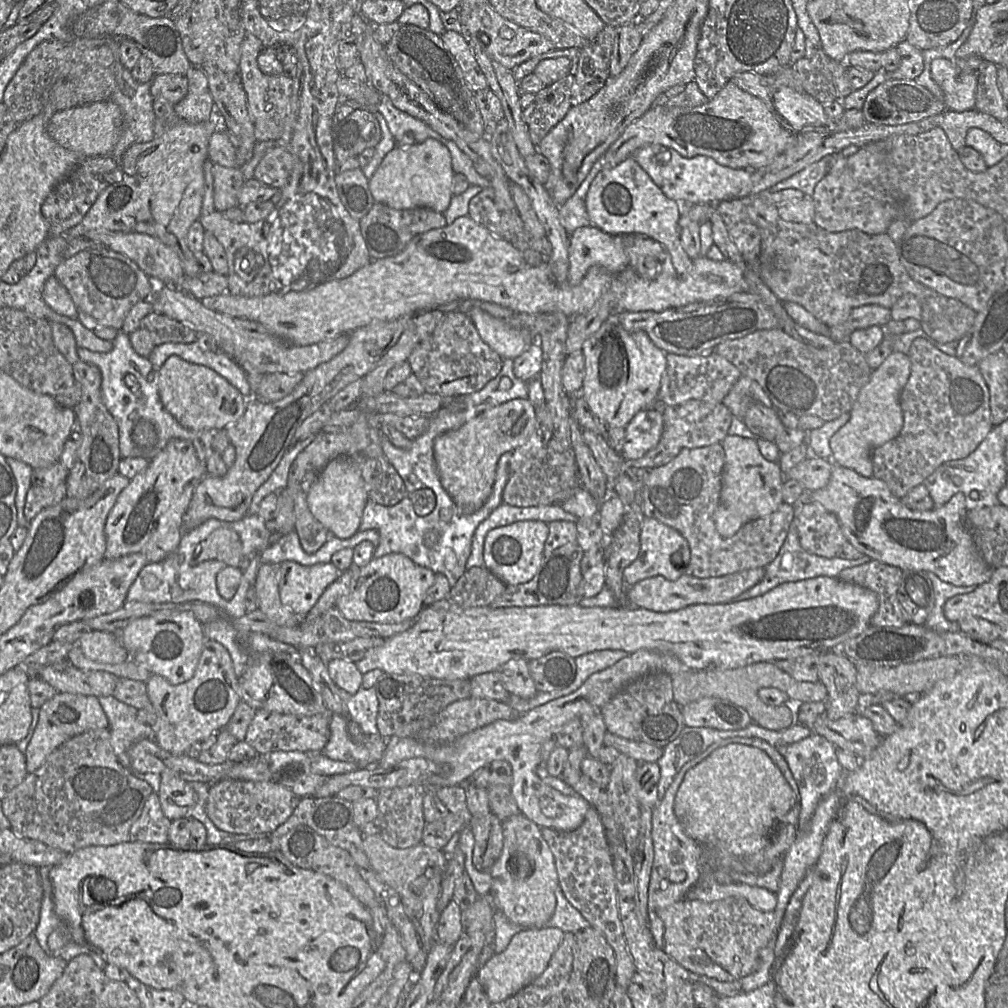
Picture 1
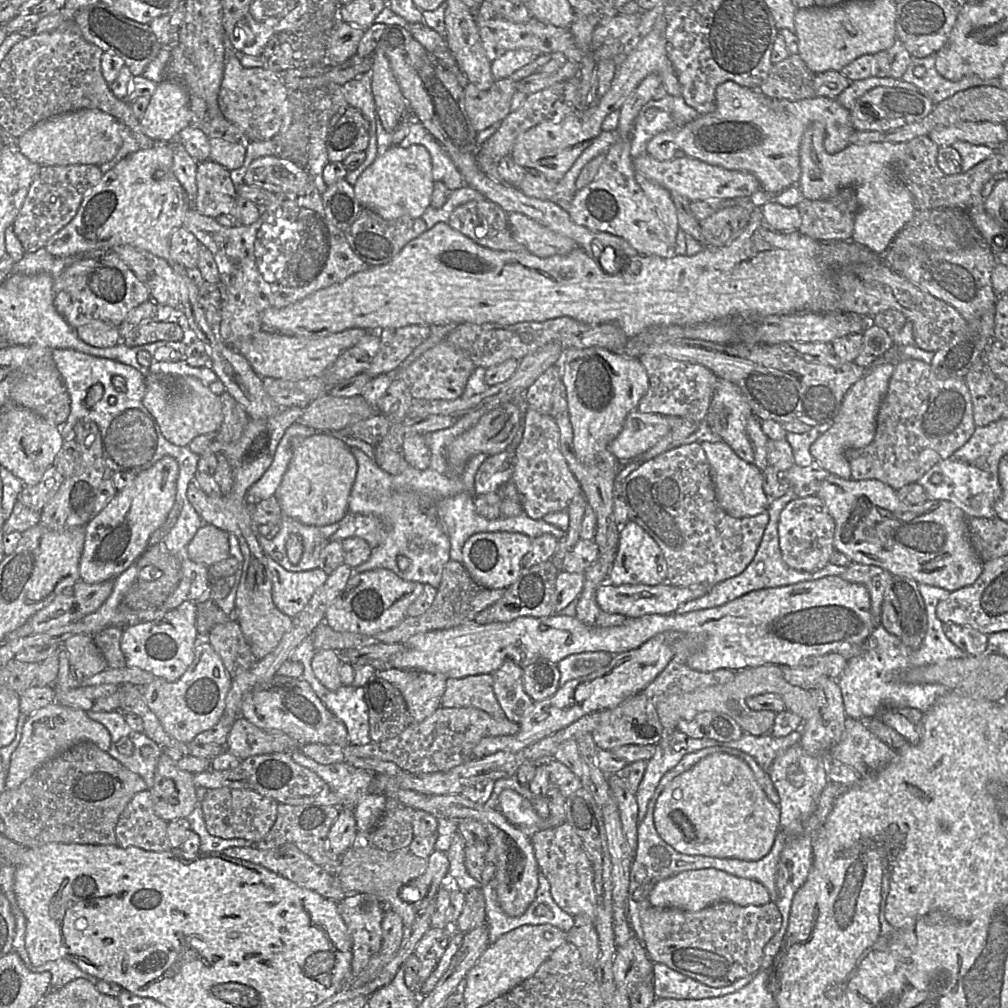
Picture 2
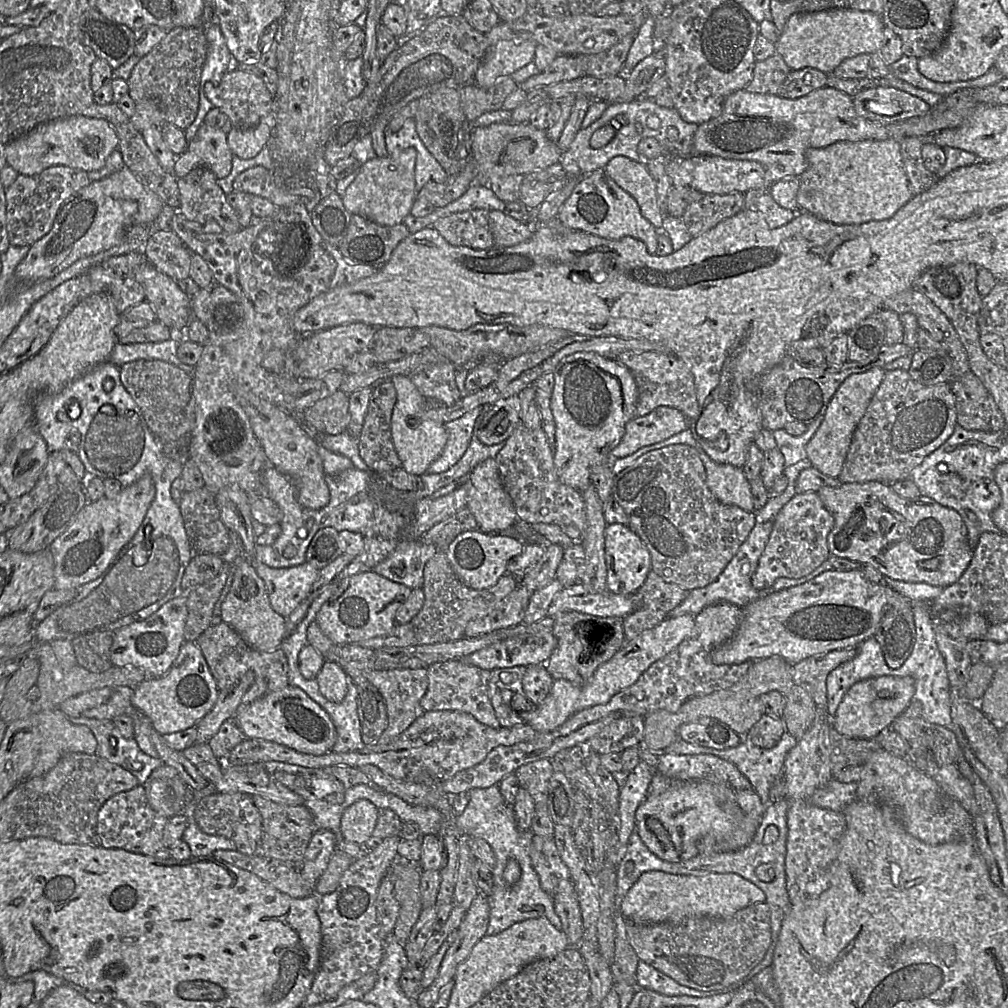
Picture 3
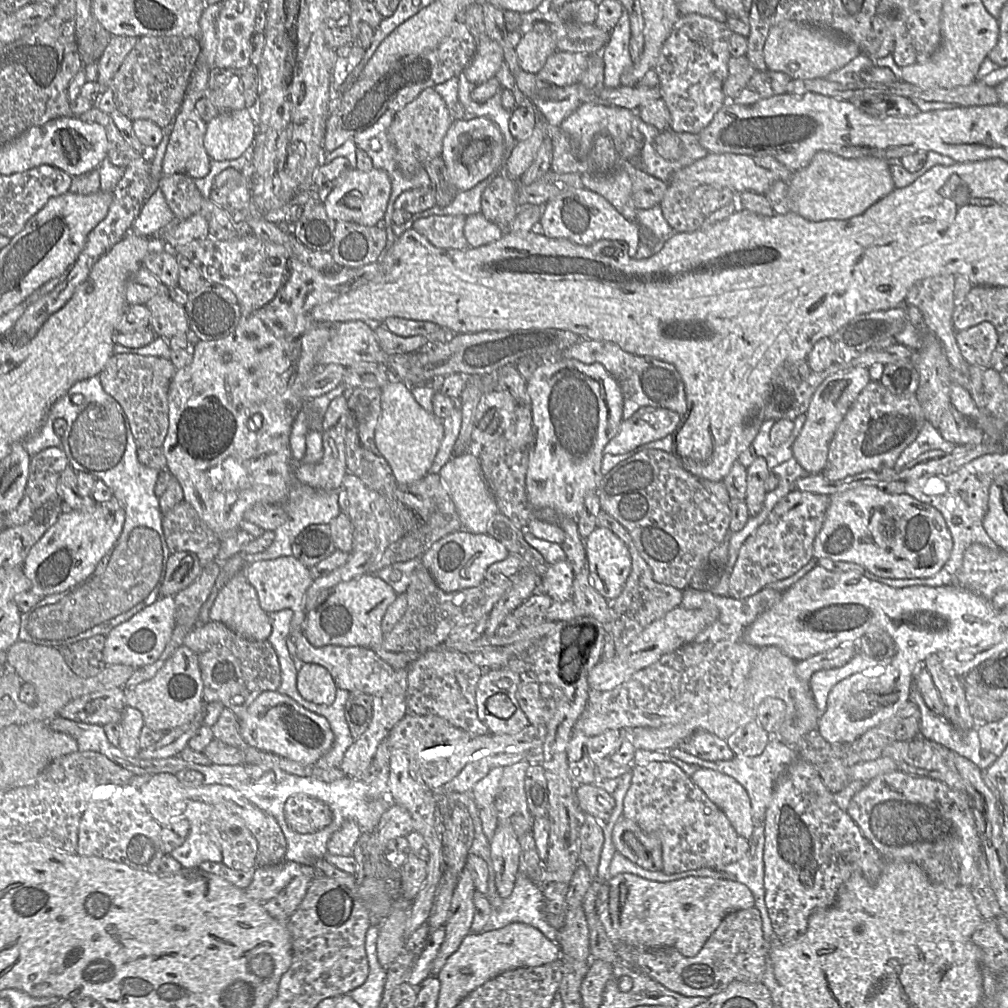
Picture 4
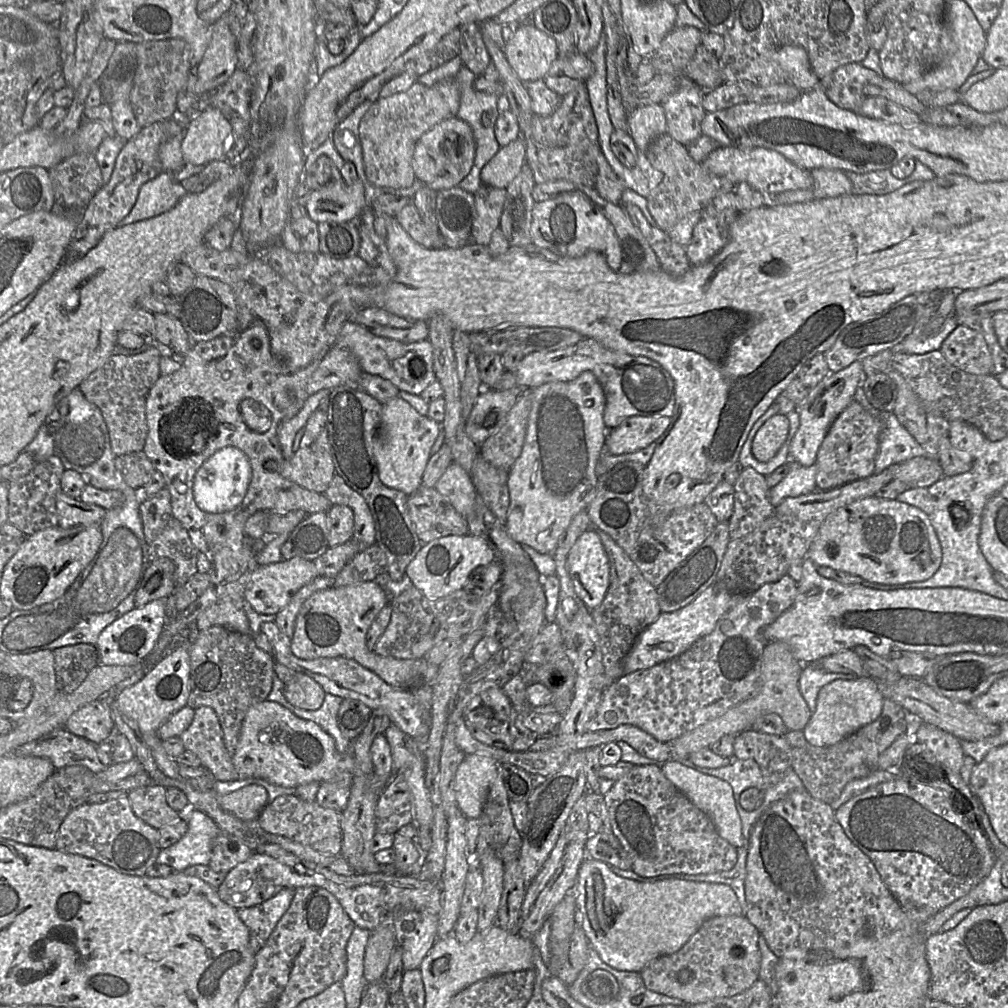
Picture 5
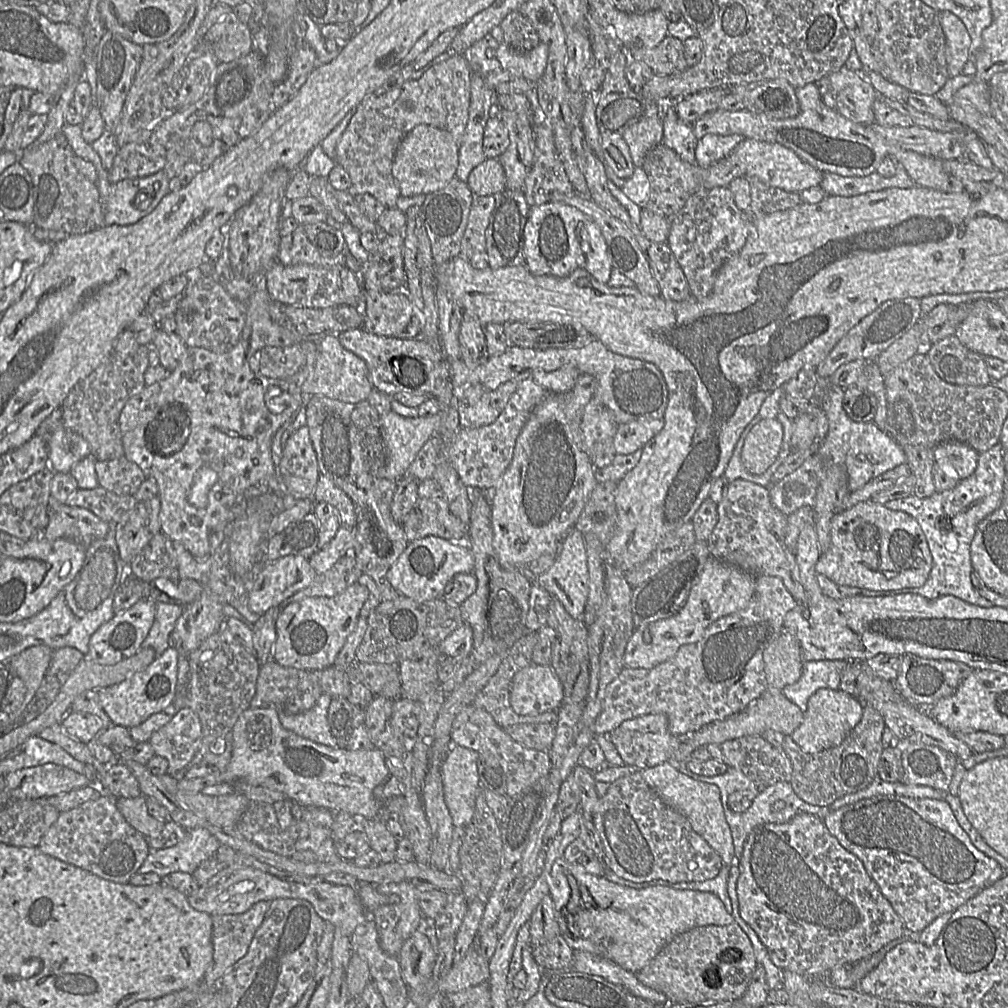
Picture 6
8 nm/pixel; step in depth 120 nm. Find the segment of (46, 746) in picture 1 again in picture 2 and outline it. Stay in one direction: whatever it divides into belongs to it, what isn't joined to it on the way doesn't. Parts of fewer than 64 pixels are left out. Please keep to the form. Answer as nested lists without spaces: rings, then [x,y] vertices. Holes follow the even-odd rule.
[[[55,701],[28,715],[21,731],[19,744],[10,758],[5,782],[6,790],[18,787],[42,765],[81,741],[90,741],[101,750],[107,751],[111,737],[107,728],[89,718],[84,710],[63,706]]]

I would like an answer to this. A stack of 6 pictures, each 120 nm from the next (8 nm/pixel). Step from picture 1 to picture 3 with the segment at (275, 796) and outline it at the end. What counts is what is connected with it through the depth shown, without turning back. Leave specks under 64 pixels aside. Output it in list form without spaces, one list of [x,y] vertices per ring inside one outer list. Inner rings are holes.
[[[239,792],[208,795],[198,802],[194,817],[203,832],[230,839],[235,844],[235,850],[243,854],[255,854],[262,834],[262,818],[251,795]]]

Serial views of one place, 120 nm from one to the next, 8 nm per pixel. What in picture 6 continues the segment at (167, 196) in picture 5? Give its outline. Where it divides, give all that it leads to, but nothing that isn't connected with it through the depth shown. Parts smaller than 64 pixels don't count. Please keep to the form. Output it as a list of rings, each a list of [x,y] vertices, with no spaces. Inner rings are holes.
[[[102,164],[96,167],[97,188],[104,214],[105,225],[130,225],[148,215],[143,199],[153,194],[153,185],[168,182],[164,171],[142,178],[124,179],[117,183],[109,181],[109,171]]]

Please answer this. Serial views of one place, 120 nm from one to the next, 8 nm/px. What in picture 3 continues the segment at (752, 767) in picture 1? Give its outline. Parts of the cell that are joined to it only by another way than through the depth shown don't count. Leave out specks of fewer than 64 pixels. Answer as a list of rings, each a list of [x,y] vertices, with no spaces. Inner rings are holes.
[[[683,780],[683,782],[676,783],[672,788],[663,792],[662,794],[646,799],[643,804],[639,807],[635,815],[636,820],[636,833],[639,835],[645,846],[658,858],[668,862],[687,861],[697,856],[698,850],[696,848],[696,841],[703,836],[713,836],[718,842],[718,850],[722,852],[733,852],[745,848],[752,840],[759,826],[759,818],[749,817],[745,814],[739,805],[737,804],[734,790],[724,783],[710,782],[710,781],[694,781],[694,780]]]

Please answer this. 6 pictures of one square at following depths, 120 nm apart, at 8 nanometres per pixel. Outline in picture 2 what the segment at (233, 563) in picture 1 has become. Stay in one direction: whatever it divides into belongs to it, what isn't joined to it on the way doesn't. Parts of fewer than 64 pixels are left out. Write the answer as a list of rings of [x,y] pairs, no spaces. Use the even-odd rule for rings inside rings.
[[[203,524],[187,547],[189,558],[211,566],[231,557],[229,533],[211,524]]]

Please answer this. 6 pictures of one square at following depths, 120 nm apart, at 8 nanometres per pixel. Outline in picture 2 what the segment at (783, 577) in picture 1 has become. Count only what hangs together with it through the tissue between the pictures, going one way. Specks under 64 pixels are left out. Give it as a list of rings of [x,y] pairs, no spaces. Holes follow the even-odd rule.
[[[790,485],[790,489],[785,495],[770,501],[767,509],[767,513],[769,515],[768,525],[765,529],[755,557],[742,573],[711,587],[711,590],[706,595],[685,603],[679,607],[675,613],[685,614],[692,611],[719,607],[753,591],[783,587],[804,581],[818,580],[826,576],[840,576],[846,572],[849,566],[838,566],[832,563],[828,563],[826,567],[817,572],[803,572],[790,568],[783,561],[778,535],[779,516],[782,510],[784,510],[784,508],[796,498],[797,494],[793,491]]]

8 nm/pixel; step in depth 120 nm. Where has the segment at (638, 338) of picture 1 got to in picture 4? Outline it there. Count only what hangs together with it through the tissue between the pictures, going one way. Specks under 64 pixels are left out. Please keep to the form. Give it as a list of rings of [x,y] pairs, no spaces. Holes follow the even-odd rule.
[[[575,359],[543,360],[526,381],[526,388],[531,399],[530,409],[532,415],[534,438],[530,445],[529,465],[526,474],[526,492],[531,506],[535,509],[552,508],[565,517],[577,520],[585,497],[596,490],[603,473],[601,472],[604,448],[616,436],[623,418],[623,394],[617,381],[607,372],[601,364],[584,364]]]

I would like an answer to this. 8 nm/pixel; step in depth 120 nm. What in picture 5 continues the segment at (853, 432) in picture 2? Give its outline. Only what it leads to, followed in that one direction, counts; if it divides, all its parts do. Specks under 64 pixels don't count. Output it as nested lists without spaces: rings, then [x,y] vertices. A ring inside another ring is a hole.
[[[854,362],[839,372],[830,373],[810,390],[808,397],[796,409],[800,416],[800,425],[790,443],[790,461],[804,467],[815,464],[819,447],[830,426],[840,413],[854,401],[855,392],[865,378],[862,362]]]

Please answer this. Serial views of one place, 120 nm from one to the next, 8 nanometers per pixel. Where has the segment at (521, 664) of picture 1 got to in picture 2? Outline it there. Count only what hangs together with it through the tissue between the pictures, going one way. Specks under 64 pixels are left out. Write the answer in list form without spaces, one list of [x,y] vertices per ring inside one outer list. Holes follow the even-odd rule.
[[[506,661],[492,676],[493,690],[505,717],[520,723],[535,703],[524,690],[523,668],[513,661]]]

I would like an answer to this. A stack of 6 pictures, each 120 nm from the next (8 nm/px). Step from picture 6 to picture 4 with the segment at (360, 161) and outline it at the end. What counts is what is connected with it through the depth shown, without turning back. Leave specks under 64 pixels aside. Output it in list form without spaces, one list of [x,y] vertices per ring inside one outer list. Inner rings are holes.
[[[433,88],[422,90],[412,102],[399,110],[388,129],[388,138],[396,148],[397,164],[402,175],[410,178],[424,167],[426,160],[441,156],[443,139],[449,127],[454,120],[463,118],[464,109],[460,101],[449,108]]]

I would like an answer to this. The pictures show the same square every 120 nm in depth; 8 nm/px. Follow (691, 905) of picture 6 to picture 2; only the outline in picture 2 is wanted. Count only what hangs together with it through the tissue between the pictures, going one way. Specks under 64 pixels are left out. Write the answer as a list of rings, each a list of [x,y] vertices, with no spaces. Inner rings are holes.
[[[709,868],[685,871],[660,880],[650,891],[646,904],[654,907],[673,907],[696,912],[718,902],[730,902],[739,906],[762,906],[771,902],[771,897],[767,888],[758,881]]]

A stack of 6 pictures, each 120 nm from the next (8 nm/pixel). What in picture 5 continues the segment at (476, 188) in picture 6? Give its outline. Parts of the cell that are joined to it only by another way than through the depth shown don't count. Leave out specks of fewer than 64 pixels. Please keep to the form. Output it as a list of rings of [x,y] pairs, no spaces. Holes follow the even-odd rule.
[[[519,139],[501,148],[480,172],[483,185],[507,188],[526,164],[526,142]]]

